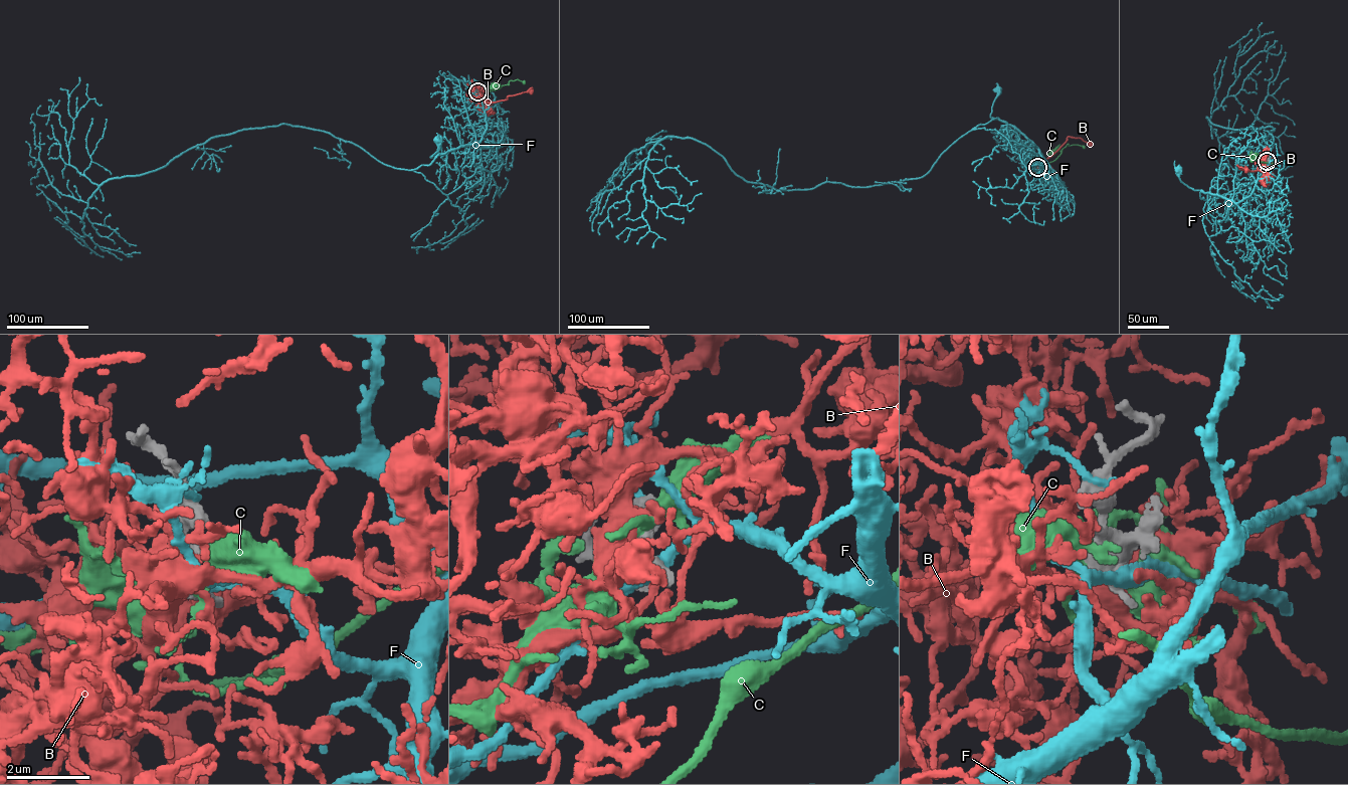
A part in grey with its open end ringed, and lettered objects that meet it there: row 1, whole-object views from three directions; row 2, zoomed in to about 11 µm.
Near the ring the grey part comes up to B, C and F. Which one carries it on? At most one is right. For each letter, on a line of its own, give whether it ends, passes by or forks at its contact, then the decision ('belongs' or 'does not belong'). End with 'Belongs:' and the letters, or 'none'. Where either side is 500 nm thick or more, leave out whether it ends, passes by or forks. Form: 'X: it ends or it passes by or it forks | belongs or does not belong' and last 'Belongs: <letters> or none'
B: it forks | belongs
C: it forks | does not belong
F: it passes by | does not belong
Belongs: B

